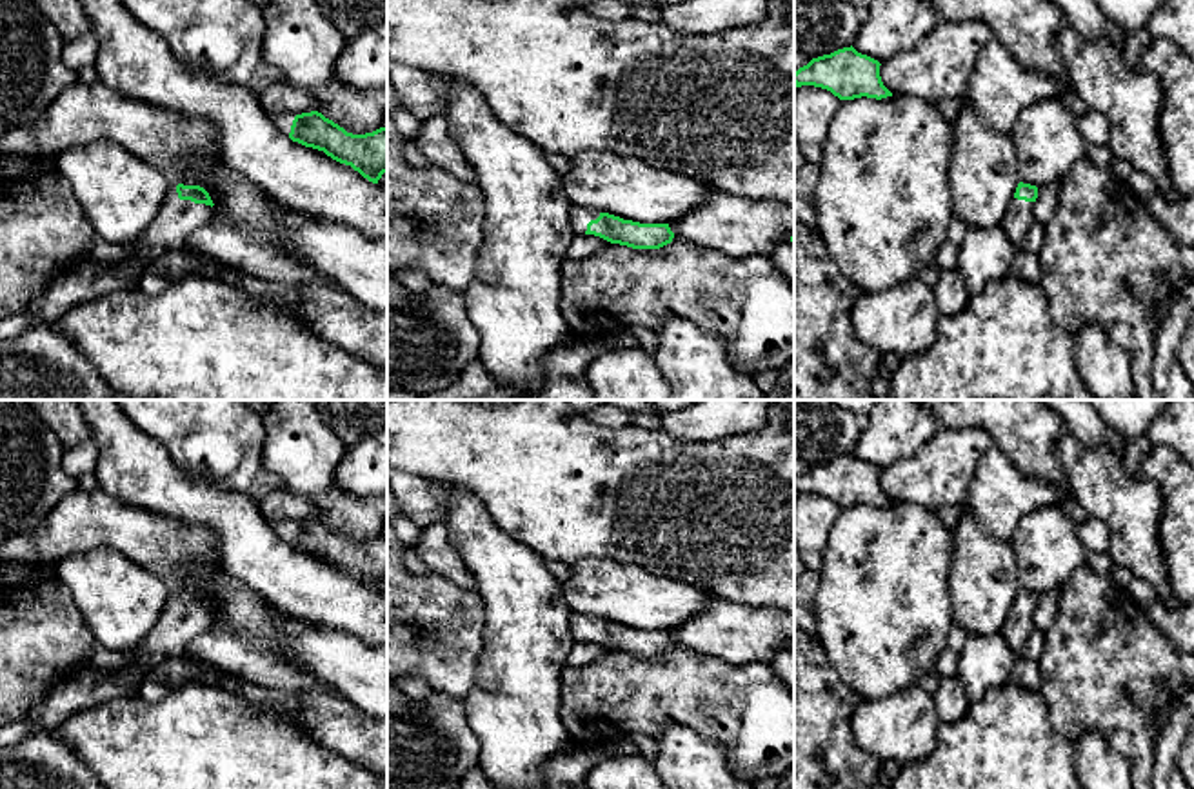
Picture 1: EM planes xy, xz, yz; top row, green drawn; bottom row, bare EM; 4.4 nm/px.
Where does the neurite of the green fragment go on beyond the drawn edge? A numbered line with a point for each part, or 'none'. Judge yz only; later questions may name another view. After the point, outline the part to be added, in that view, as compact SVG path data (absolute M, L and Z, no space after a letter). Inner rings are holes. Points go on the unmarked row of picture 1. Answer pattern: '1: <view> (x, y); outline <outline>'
1: yz (1020, 622); outline M1012 605L1000 634L1016 656L1020 656L1023 644L1034 629L1034 609Z

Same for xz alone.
1: xz (580, 624); outline M572 613L569 618L569 624L571 624L571 631L572 631L576 642L585 642L587 631L591 627L596 627L600 624L600 620Z

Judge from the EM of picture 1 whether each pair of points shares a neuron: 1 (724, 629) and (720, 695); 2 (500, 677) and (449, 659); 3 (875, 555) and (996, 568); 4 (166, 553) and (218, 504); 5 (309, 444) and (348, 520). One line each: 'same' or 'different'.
1: different
2: different
3: different
4: different
5: same

